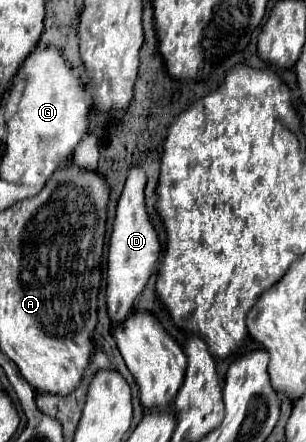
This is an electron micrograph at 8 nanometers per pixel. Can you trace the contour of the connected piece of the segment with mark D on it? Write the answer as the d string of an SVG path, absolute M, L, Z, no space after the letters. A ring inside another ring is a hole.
M132 165L128 169L126 185L120 193L120 201L116 205L116 219L110 237L110 251L108 251L108 313L112 323L124 321L132 307L142 293L144 285L148 283L152 269L160 257L160 235L156 225L152 223L148 209L146 209L146 171L142 165Z

